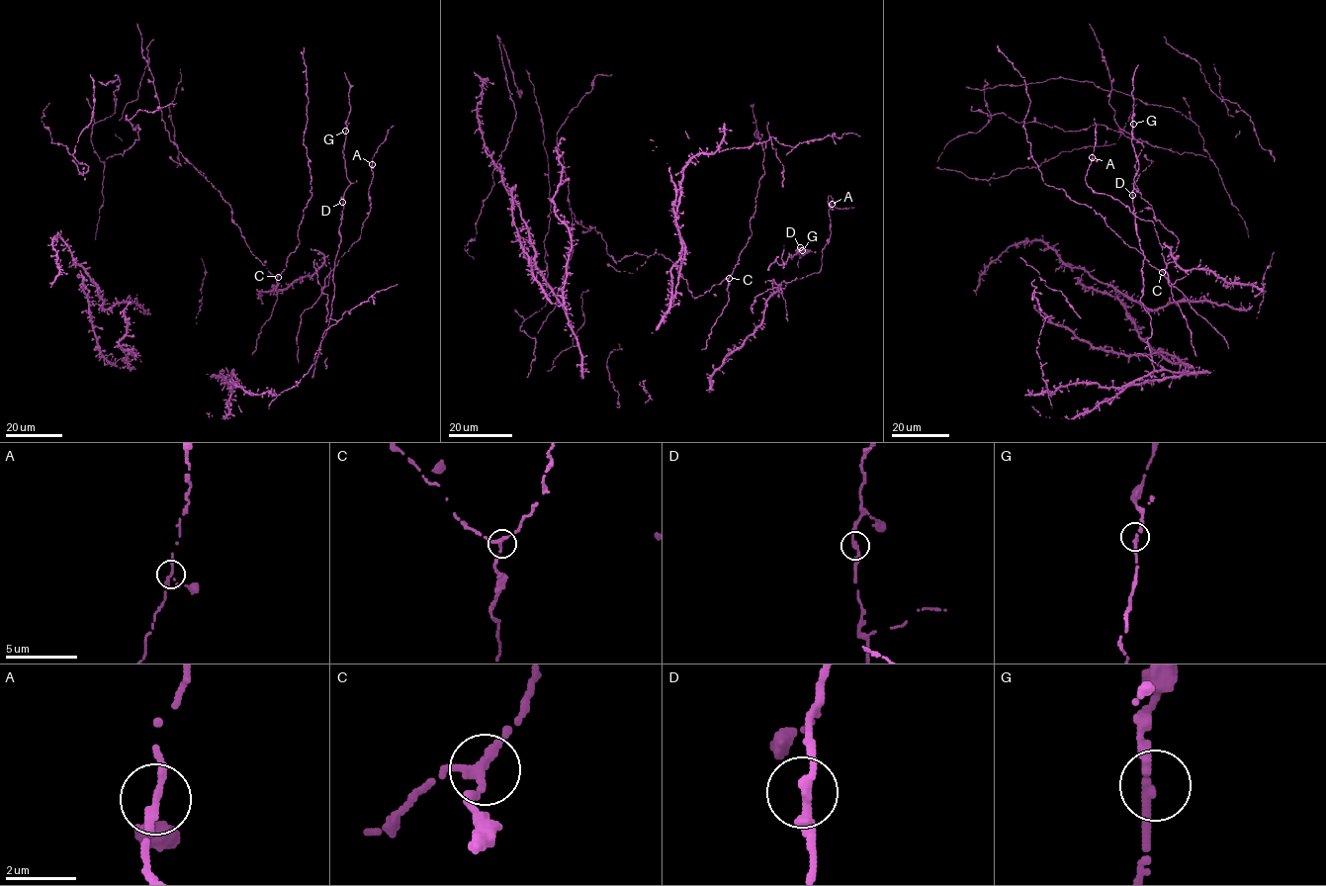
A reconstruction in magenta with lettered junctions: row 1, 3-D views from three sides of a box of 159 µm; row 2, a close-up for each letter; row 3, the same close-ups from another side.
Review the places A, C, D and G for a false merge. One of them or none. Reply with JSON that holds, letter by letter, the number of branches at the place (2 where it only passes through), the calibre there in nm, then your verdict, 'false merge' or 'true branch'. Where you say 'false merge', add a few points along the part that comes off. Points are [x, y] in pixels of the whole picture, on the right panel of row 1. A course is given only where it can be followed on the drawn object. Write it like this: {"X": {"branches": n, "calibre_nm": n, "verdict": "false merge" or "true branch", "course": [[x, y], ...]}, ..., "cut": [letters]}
{"A": {"branches": 2, "calibre_nm": 280, "verdict": "true branch"}, "C": {"branches": 2, "calibre_nm": 300, "verdict": "true branch"}, "D": {"branches": 2, "calibre_nm": 260, "verdict": "true branch"}, "G": {"branches": 2, "calibre_nm": 280, "verdict": "true branch"}, "cut": []}

